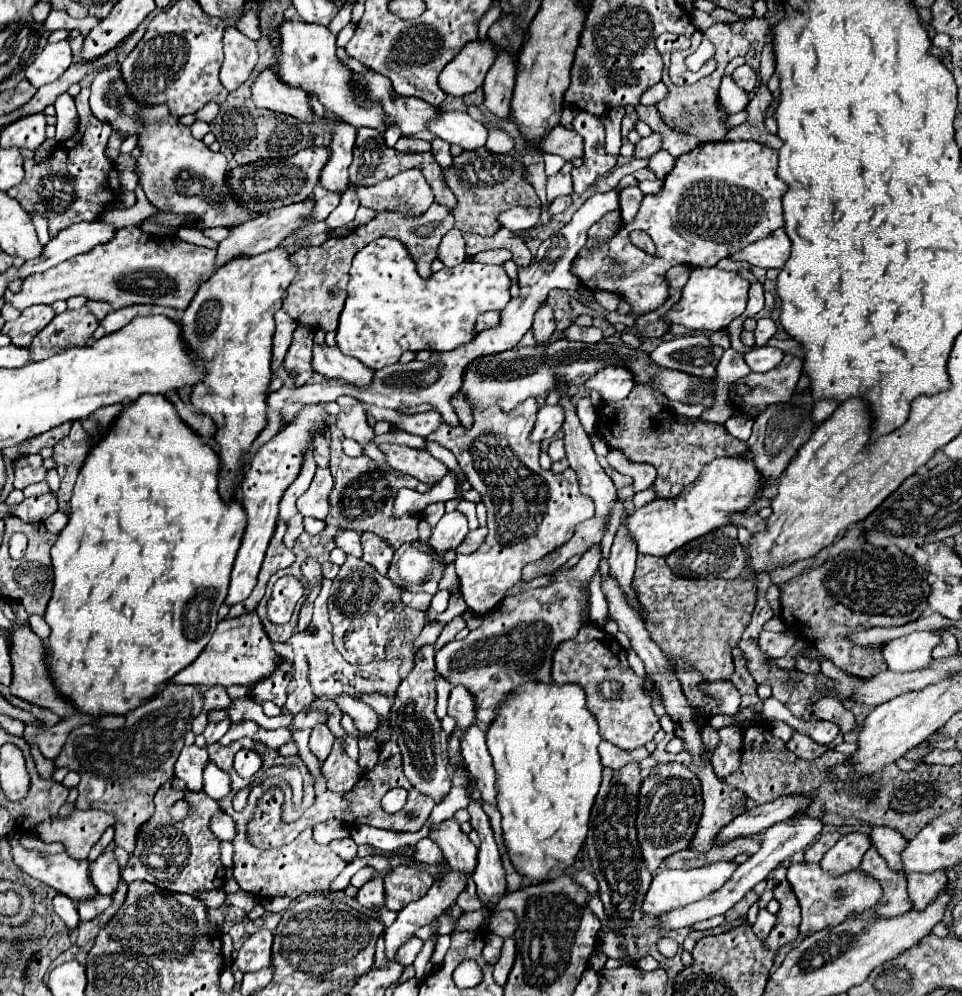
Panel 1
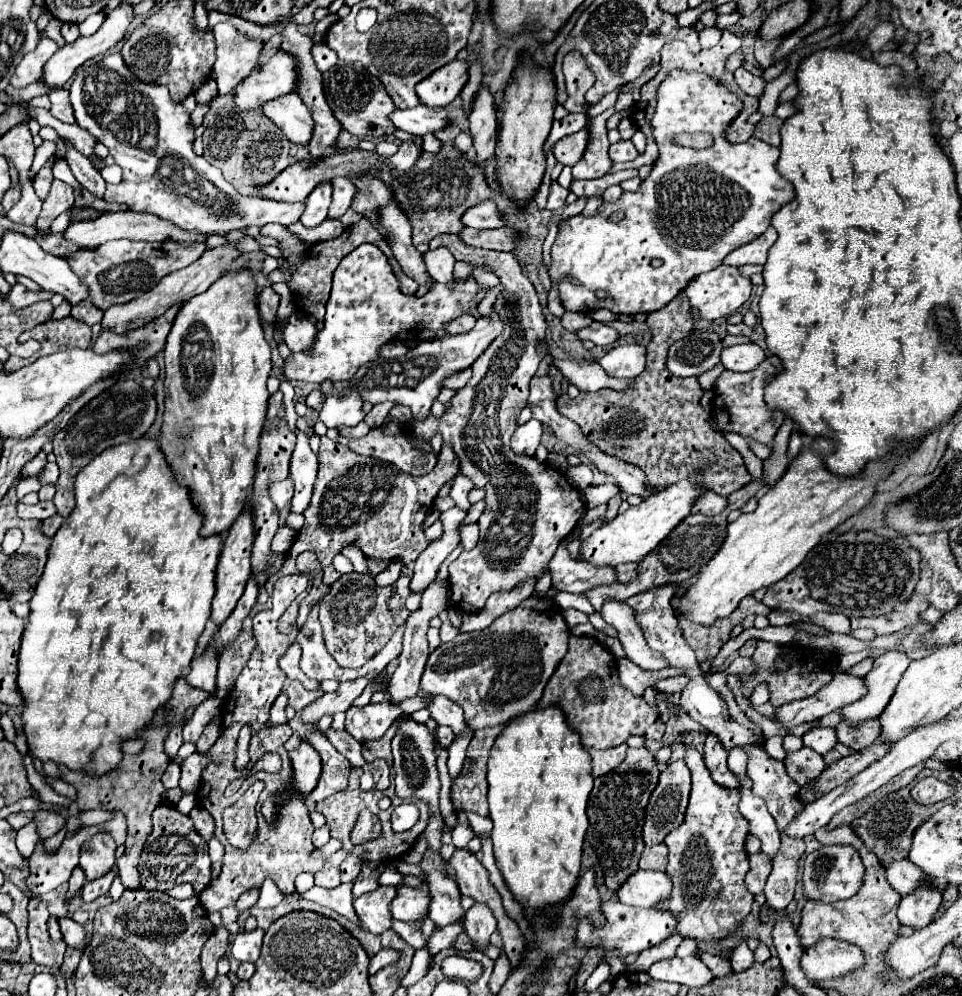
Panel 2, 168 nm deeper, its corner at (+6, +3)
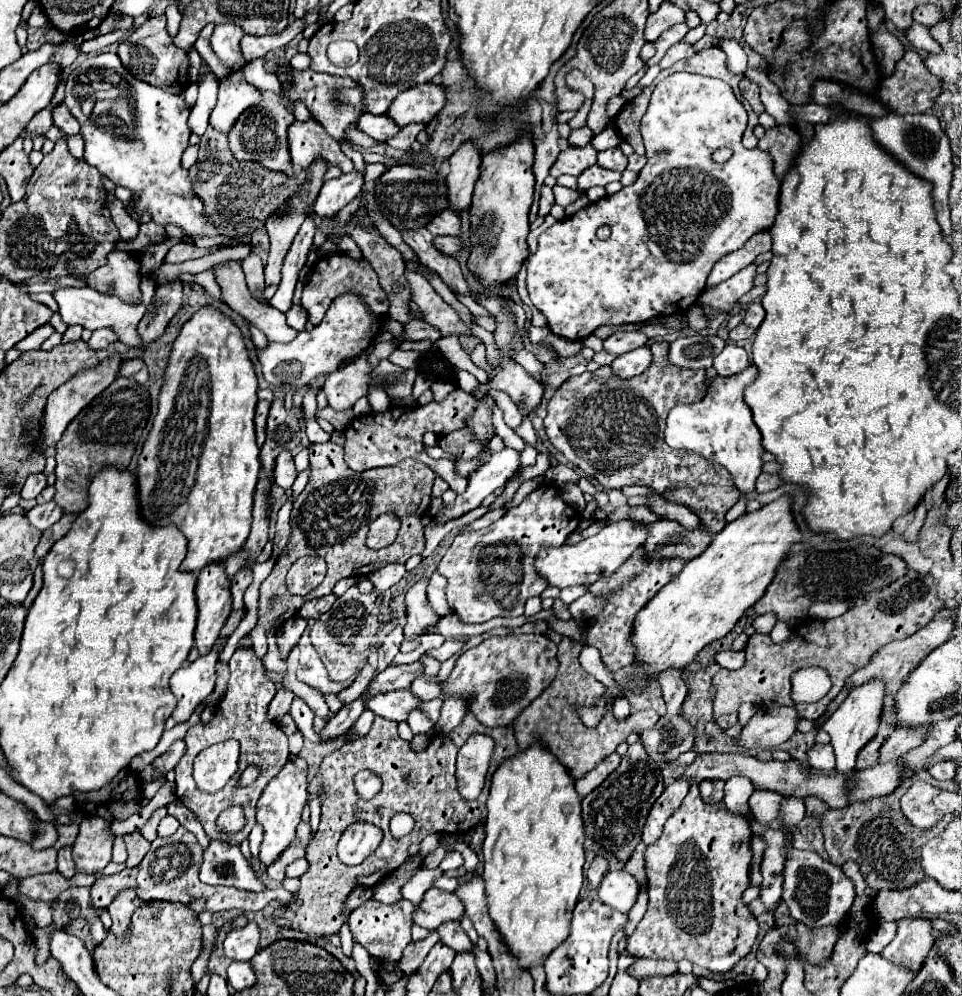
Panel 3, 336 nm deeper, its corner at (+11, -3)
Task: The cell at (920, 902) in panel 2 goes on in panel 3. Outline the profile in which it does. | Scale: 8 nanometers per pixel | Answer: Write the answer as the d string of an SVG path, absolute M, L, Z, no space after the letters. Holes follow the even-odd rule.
M908 917L898 921L898 933L894 941L882 951L882 955L898 965L918 971L926 955L934 945L934 929L930 919Z

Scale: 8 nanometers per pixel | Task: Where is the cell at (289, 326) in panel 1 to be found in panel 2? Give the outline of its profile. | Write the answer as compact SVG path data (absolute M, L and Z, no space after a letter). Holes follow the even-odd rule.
M271 285L263 287L261 293L259 293L259 311L261 311L261 315L267 323L275 321L277 307L279 307L279 295L273 291Z

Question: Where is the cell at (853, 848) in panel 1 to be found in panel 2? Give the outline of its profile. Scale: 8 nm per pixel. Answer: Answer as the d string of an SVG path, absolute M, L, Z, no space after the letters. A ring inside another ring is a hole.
M819 847L817 851L805 857L803 865L803 895L809 901L833 903L839 899L853 897L863 885L865 867L861 863L859 853L853 847Z

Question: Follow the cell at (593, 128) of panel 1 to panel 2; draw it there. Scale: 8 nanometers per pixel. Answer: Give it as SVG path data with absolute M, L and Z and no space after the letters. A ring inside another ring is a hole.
M609 107L607 111L603 111L601 115L597 115L589 121L591 141L587 145L583 159L573 167L573 179L599 179L611 171L611 159L607 155L609 139L607 139L605 121L613 113L615 113L615 109Z

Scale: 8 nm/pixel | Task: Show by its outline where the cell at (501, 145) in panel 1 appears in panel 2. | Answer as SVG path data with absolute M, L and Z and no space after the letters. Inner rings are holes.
M463 132L454 139L453 145L465 154L473 150L472 137Z

